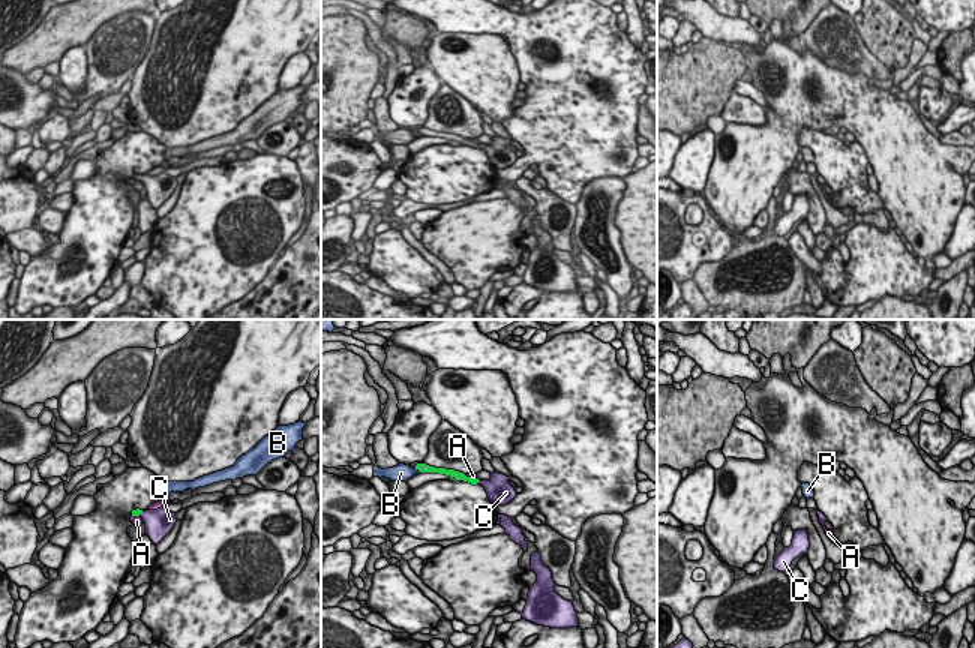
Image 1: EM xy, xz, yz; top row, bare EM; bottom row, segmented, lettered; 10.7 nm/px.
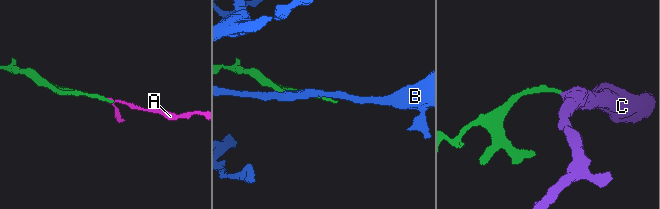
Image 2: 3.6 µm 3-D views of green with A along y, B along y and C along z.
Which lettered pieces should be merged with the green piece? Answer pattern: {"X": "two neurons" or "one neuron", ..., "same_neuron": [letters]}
{"A": "two neurons", "B": "two neurons", "C": "one neuron", "same_neuron": ["C"]}

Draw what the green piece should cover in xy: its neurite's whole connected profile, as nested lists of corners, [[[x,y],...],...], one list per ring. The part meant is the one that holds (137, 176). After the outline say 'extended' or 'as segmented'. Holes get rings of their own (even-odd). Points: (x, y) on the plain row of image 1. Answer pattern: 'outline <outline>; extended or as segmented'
outline [[[160,171],[158,174],[142,176],[140,172],[132,174],[132,180],[141,180],[146,188],[146,198],[158,208],[177,186],[176,177]]]; extended

